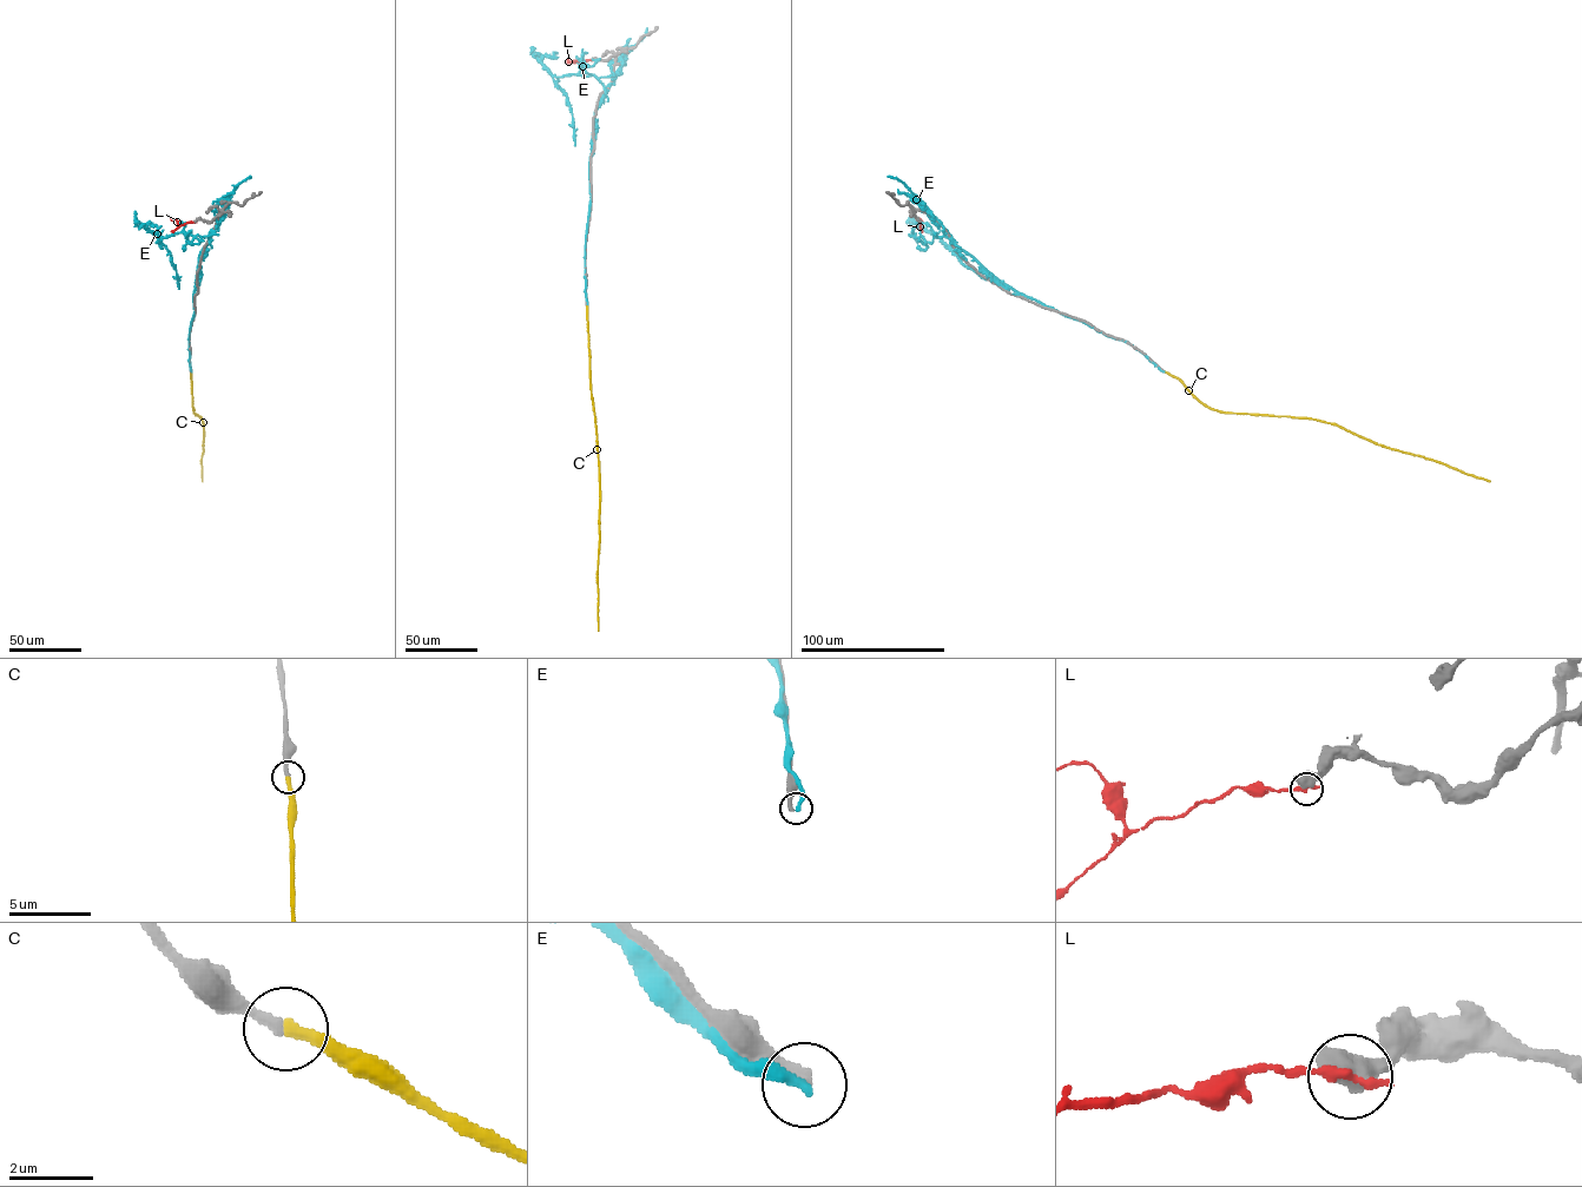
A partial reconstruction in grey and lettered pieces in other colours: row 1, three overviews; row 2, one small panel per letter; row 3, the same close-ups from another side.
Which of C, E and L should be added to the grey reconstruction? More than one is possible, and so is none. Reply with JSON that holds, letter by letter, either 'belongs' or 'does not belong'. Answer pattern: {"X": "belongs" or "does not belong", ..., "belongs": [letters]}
{"C": "belongs", "E": "does not belong", "L": "does not belong", "belongs": ["C"]}

